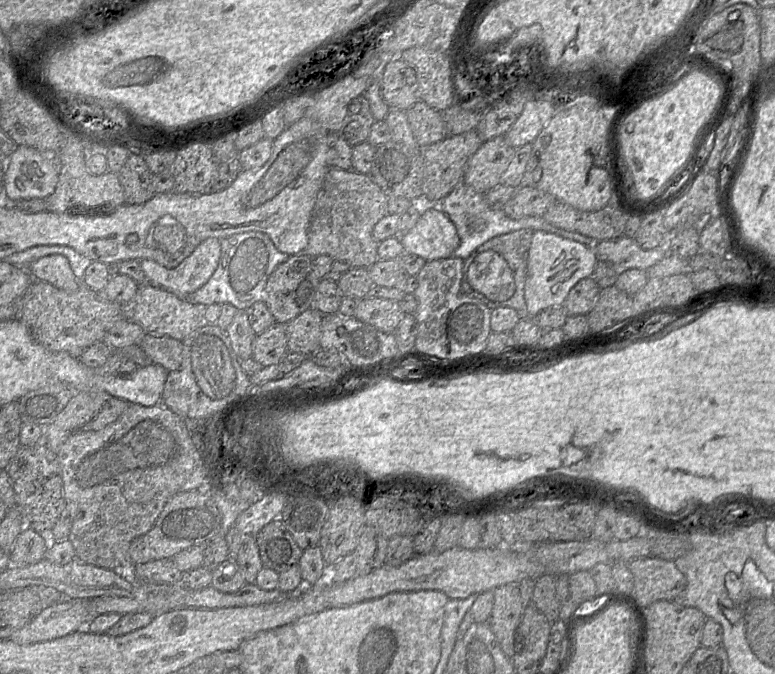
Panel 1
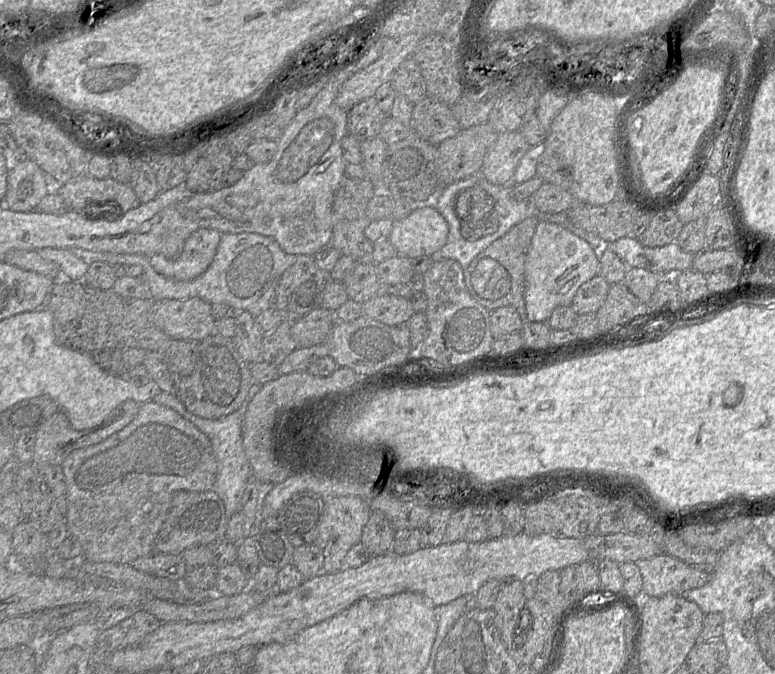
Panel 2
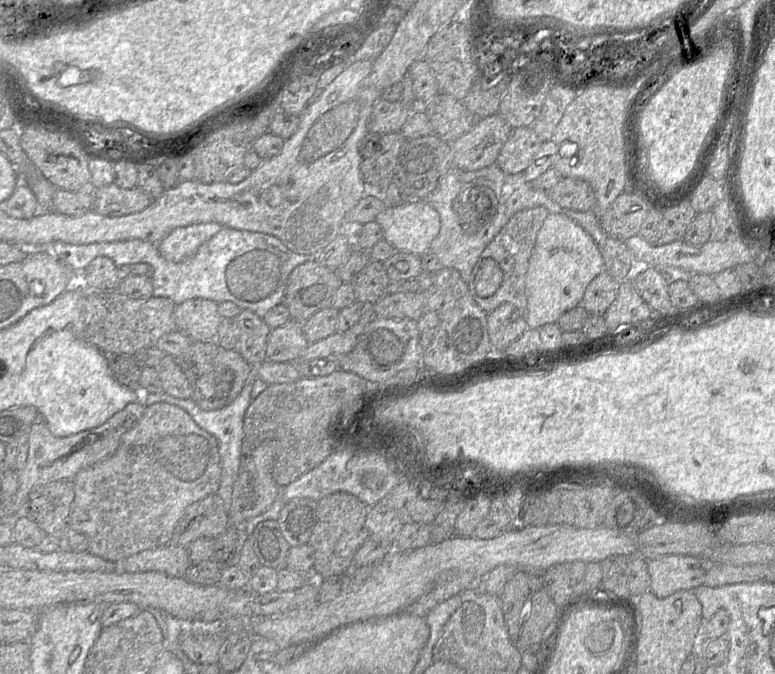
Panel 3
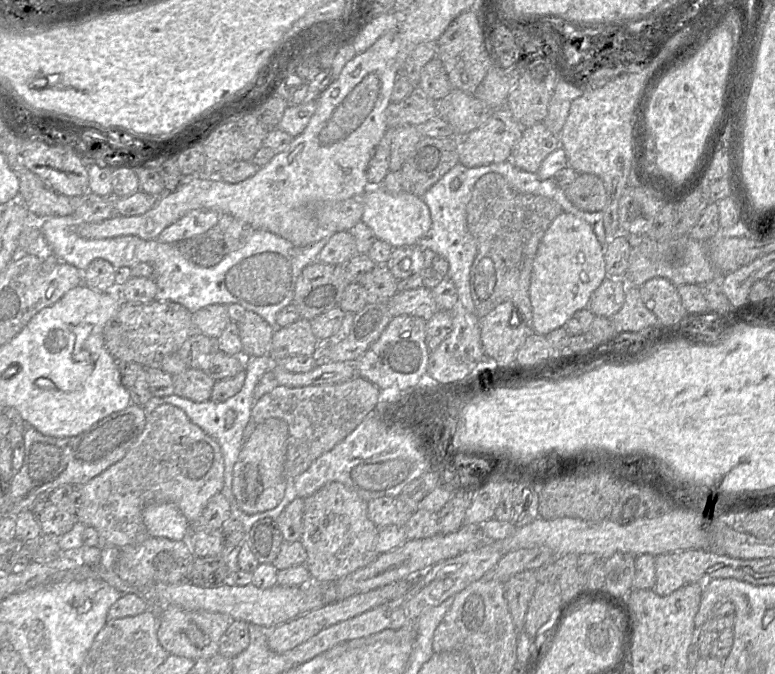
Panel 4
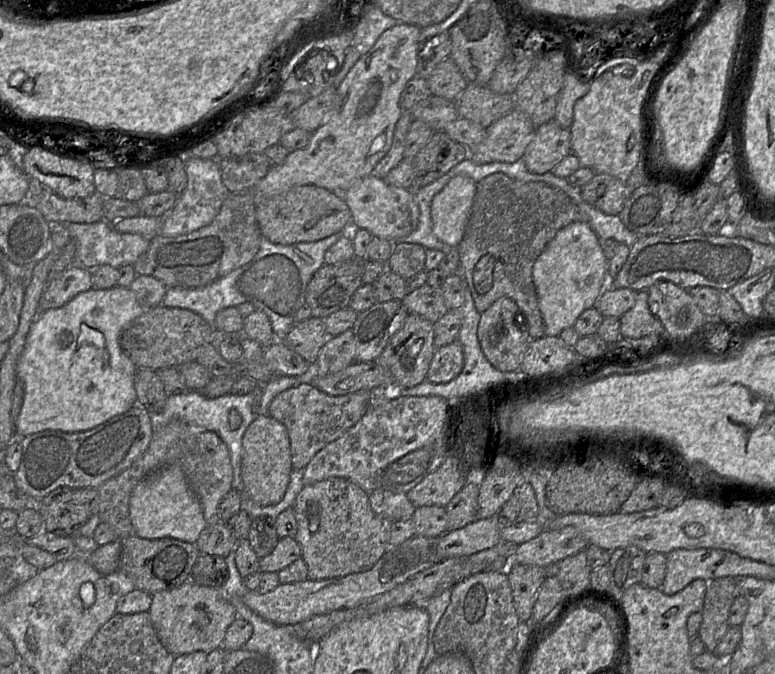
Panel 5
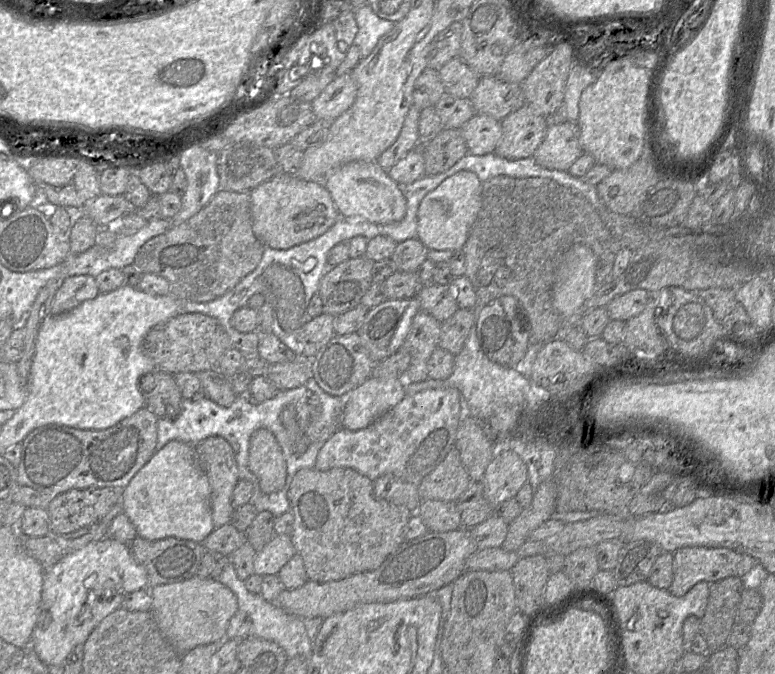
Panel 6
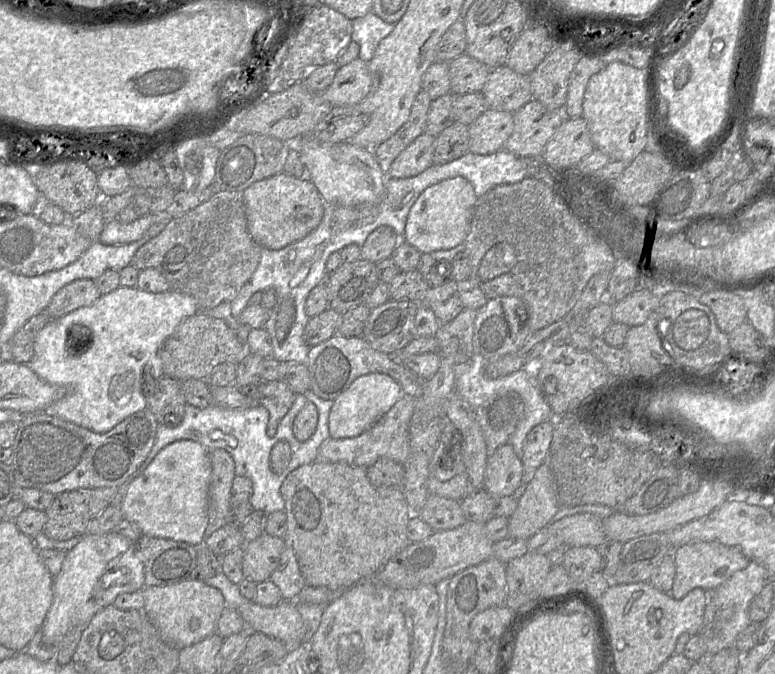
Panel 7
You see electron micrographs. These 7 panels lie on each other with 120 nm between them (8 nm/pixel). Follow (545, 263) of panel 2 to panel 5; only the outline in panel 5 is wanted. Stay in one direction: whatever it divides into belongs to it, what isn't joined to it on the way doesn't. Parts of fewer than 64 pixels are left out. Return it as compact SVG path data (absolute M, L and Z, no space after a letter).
M570 223L556 233L536 259L532 278L545 336L559 336L564 329L574 326L583 311L596 307L600 295L608 287L603 242L589 223Z

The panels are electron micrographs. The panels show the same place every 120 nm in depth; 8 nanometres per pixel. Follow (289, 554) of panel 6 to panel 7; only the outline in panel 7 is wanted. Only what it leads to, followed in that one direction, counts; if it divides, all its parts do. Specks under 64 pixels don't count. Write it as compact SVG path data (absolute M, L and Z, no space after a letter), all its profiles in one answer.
M263 533L243 549L242 572L244 579L260 583L270 579L279 565L282 552L286 548L283 538Z

